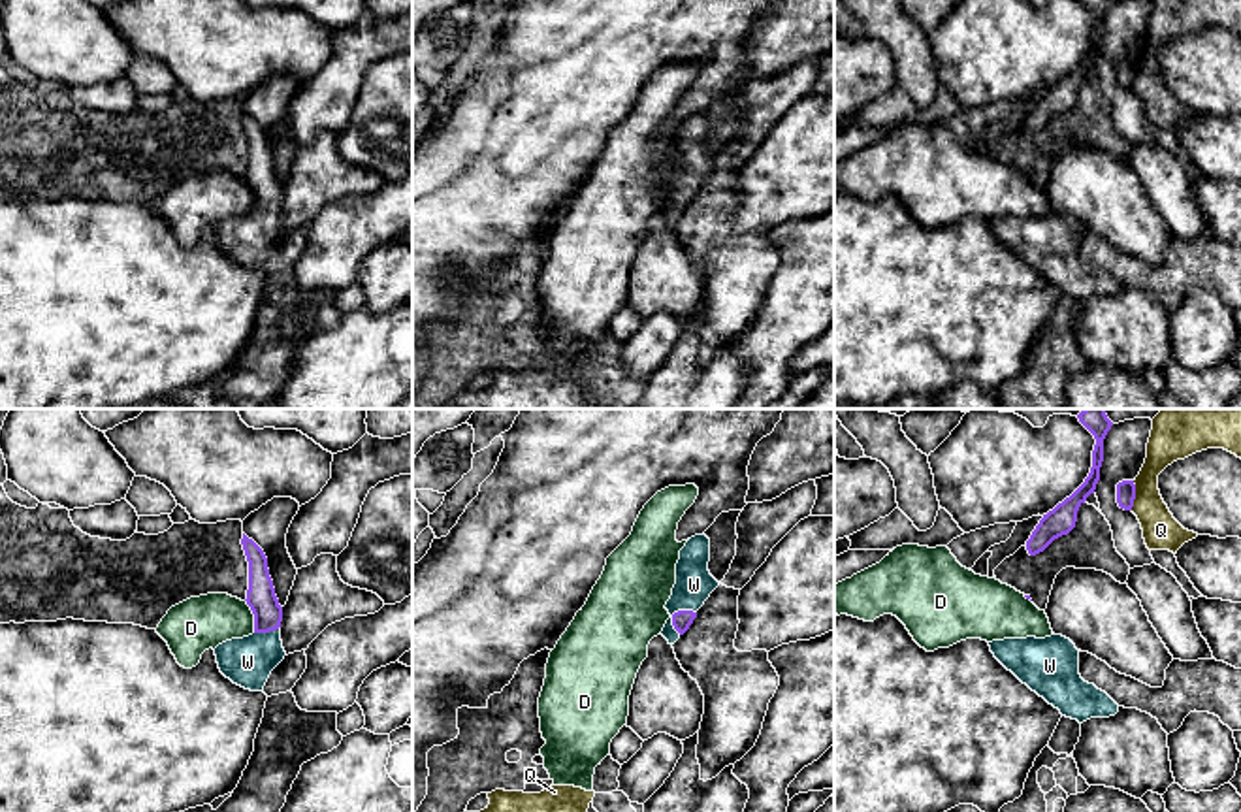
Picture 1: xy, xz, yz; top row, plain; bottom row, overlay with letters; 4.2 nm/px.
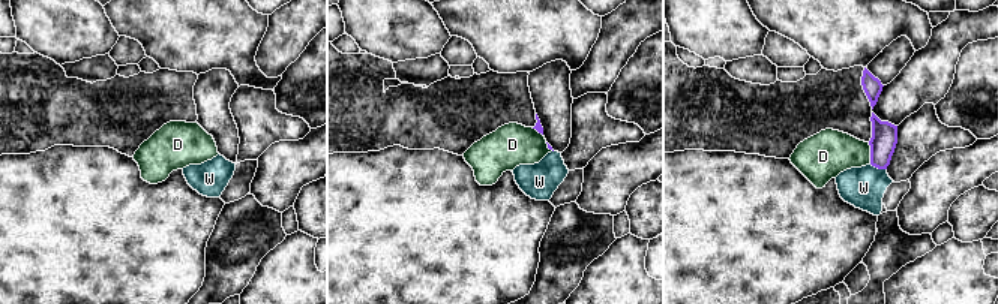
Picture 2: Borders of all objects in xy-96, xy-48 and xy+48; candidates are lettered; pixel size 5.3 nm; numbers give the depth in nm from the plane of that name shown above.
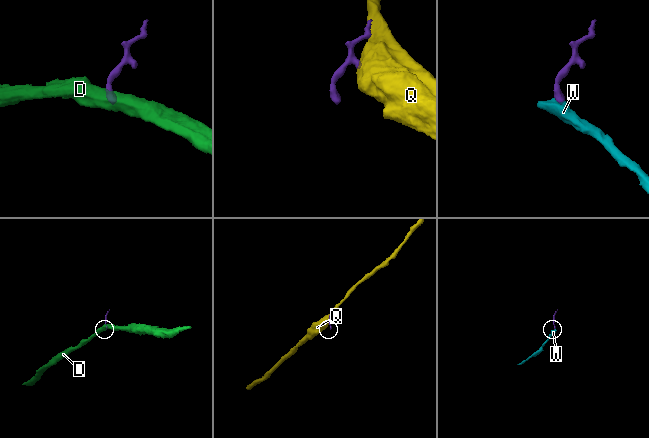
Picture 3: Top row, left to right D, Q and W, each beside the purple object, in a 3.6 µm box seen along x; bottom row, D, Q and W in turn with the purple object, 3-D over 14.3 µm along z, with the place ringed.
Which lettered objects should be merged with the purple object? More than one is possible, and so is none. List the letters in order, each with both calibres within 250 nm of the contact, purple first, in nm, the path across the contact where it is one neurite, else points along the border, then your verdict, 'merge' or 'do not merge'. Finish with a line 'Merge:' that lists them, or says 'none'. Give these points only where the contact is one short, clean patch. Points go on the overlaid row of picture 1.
D: calibres 130 and 220 nm; border xy (245, 600), (253, 615), (255, 632); do not merge
Q: calibres 80 and 160 nm; do not merge
W: calibres 80 and 160 nm; way xz (682, 618), (678, 611), (693, 584); merge
Merge: W

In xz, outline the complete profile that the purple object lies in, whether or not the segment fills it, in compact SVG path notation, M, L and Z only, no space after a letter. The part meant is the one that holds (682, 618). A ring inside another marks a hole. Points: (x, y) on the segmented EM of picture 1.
M702 535L691 537L680 550L676 563L676 584L665 609L667 620L661 635L674 644L697 618L697 610L704 605L719 582L708 571L710 539Z

